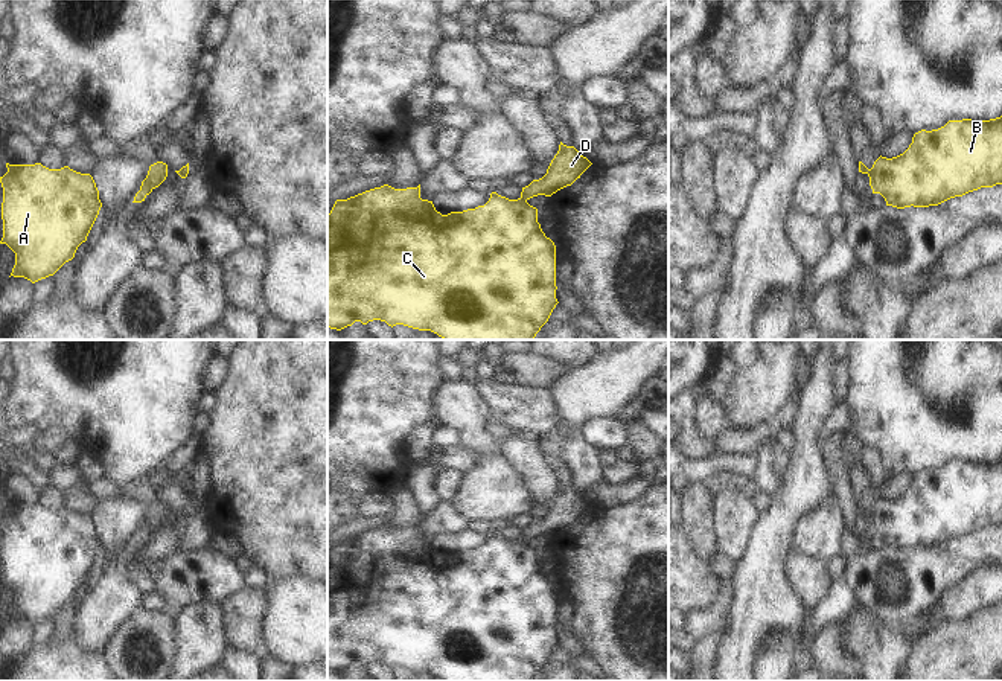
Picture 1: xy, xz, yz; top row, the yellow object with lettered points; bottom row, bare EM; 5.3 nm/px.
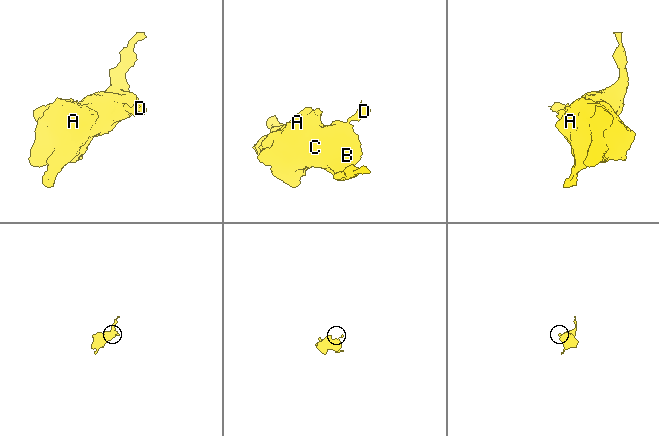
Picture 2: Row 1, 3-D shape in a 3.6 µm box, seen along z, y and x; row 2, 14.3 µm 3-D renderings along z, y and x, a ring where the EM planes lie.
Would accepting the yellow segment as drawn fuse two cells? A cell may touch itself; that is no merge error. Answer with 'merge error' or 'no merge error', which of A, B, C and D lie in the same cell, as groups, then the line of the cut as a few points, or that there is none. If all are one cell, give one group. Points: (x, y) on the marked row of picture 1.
merge error; groups A B C / D; cut xz (521, 197), (526, 201)

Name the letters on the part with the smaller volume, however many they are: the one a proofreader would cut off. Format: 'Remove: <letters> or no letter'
Remove: D

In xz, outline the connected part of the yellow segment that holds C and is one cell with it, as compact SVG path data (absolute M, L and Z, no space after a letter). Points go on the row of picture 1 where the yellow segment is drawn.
M384 184L347 200L337 200L327 215L327 328L330 329L341 331L355 321L367 325L381 320L391 328L404 325L419 331L431 331L443 340L535 340L559 303L556 289L556 245L541 229L538 209L522 198L509 200L492 192L484 206L442 215L432 201L420 198L420 184L407 189Z

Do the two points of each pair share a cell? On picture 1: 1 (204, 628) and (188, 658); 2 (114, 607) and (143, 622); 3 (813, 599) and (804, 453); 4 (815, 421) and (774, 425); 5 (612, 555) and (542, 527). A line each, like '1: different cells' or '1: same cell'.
1: same cell
2: different cells
3: different cells
4: different cells
5: different cells

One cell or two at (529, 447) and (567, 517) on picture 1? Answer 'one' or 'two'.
two

